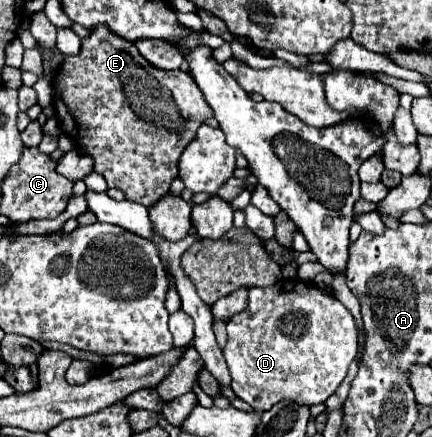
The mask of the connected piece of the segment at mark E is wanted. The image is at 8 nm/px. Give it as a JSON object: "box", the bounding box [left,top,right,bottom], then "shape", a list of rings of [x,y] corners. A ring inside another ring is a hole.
{"box":[53,25,213,207],"shape":[[[103,25],[97,27],[95,31],[91,31],[91,35],[81,41],[81,51],[79,51],[77,55],[65,57],[63,65],[59,67],[59,71],[57,71],[57,75],[55,75],[53,89],[55,89],[53,107],[55,107],[57,119],[59,119],[61,131],[63,131],[69,139],[73,139],[75,145],[77,145],[81,151],[89,153],[89,155],[95,159],[95,171],[105,177],[105,181],[107,181],[109,187],[121,189],[121,191],[127,195],[127,199],[131,199],[131,201],[135,201],[135,203],[141,203],[141,205],[145,205],[145,207],[151,207],[151,203],[155,203],[155,199],[163,197],[163,195],[169,191],[171,181],[177,177],[177,171],[179,171],[177,165],[179,165],[179,157],[181,157],[183,149],[185,149],[187,143],[195,137],[195,131],[199,129],[199,125],[203,125],[203,121],[213,115],[213,113],[211,113],[211,107],[209,107],[207,101],[203,99],[203,93],[199,91],[197,83],[193,81],[193,77],[191,77],[189,73],[183,73],[183,71],[179,71],[179,69],[175,69],[175,71],[161,71],[161,69],[151,67],[151,65],[141,57],[141,53],[137,51],[135,45],[131,45],[129,41],[125,41],[125,39],[121,39],[119,35],[111,33],[111,31],[109,31],[107,27],[103,27]]]}

